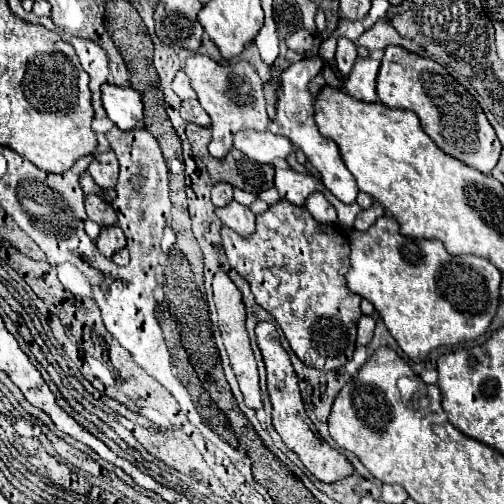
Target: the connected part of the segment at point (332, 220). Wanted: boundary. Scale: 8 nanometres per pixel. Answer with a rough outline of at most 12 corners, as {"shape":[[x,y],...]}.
{"shape":[[320,192],[306,200],[306,208],[320,224],[340,224],[336,210]]}

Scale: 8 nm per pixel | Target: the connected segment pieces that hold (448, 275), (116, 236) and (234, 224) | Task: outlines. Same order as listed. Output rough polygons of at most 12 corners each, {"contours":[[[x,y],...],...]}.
{"contours":[[[352,230],[348,288],[412,362],[474,340],[500,270],[402,236]],[[118,224],[102,228],[96,246],[112,256],[126,246]],[[232,200],[216,216],[240,236],[254,232],[254,214]]]}

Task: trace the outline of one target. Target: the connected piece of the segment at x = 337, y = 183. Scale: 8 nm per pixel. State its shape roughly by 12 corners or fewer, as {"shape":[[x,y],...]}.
{"shape":[[318,56],[280,74],[282,94],[274,134],[300,146],[322,184],[344,204],[358,186],[334,140],[314,122],[308,82],[320,72]]}

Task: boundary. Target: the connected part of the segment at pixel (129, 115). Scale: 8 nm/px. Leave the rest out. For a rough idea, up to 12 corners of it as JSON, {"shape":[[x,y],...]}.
{"shape":[[104,84],[108,118],[122,132],[144,116],[134,88]]}

